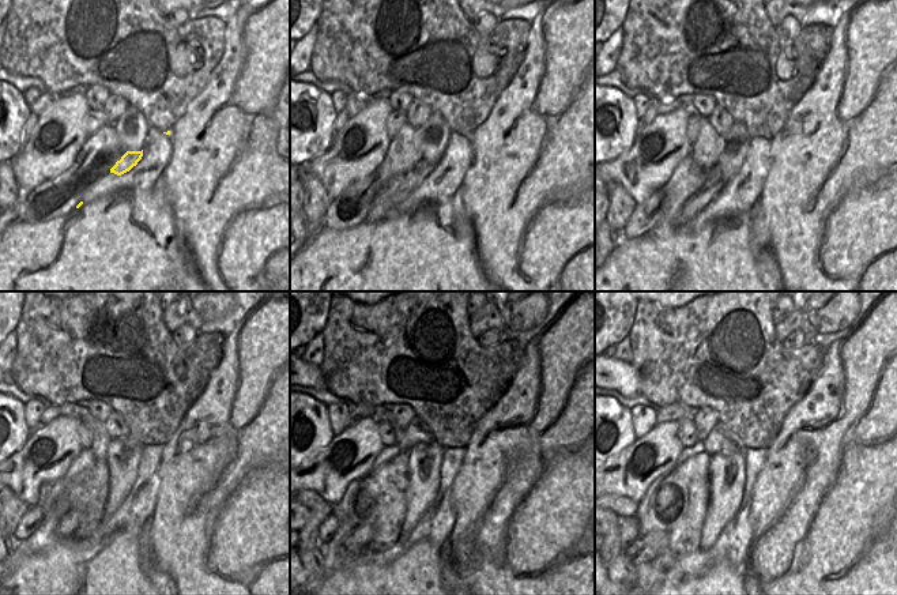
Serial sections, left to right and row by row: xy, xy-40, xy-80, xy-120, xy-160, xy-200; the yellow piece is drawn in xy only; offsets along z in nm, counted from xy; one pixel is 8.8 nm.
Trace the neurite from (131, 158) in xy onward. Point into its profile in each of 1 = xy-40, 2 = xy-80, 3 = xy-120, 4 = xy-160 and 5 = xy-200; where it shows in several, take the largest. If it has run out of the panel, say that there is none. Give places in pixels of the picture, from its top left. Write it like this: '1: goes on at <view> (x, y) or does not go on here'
1: goes on at xy-40 (384, 206)
2: goes on at xy-80 (694, 204)
3: goes on at xy-120 (53, 531)
4: goes on at xy-160 (347, 541)
5: goes on at xy-200 (648, 545)

